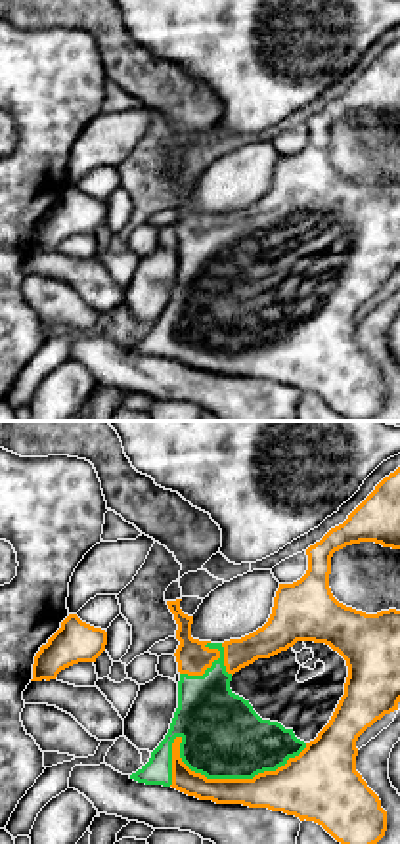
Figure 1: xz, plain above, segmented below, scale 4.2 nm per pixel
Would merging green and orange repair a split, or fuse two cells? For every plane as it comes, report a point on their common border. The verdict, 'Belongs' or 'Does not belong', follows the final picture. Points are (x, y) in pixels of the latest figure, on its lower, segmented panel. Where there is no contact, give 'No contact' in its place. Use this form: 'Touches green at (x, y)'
Touches green at (209, 777)

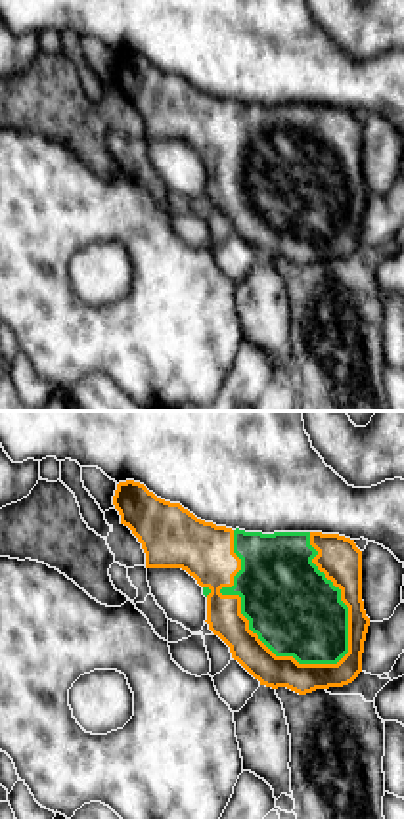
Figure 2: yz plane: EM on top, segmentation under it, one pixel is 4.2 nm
Touches green at (242, 613)

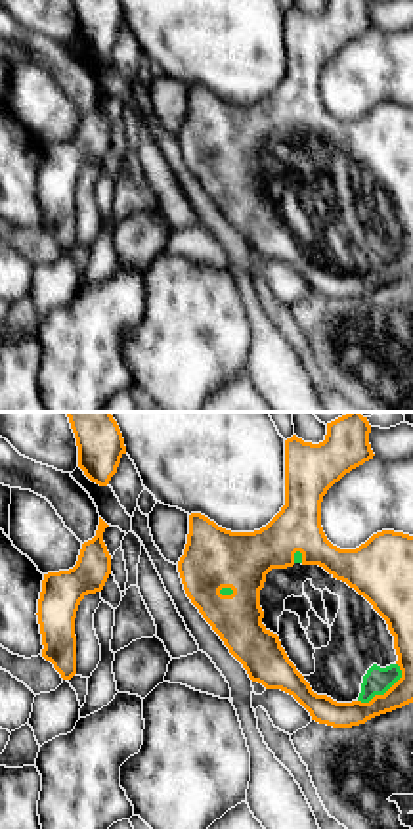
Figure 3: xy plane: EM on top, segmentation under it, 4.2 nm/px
Touches green at (383, 694)

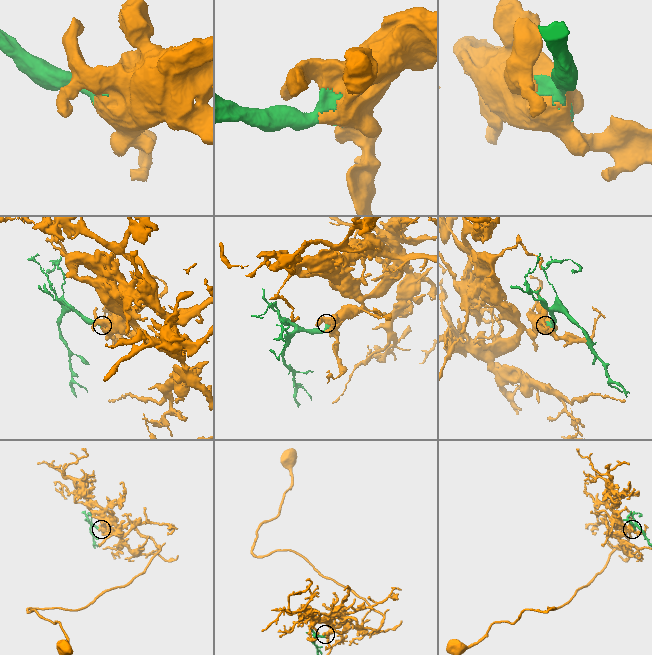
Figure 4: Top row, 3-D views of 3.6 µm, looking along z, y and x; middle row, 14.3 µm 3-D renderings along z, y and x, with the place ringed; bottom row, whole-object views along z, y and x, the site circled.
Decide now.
Belongs

